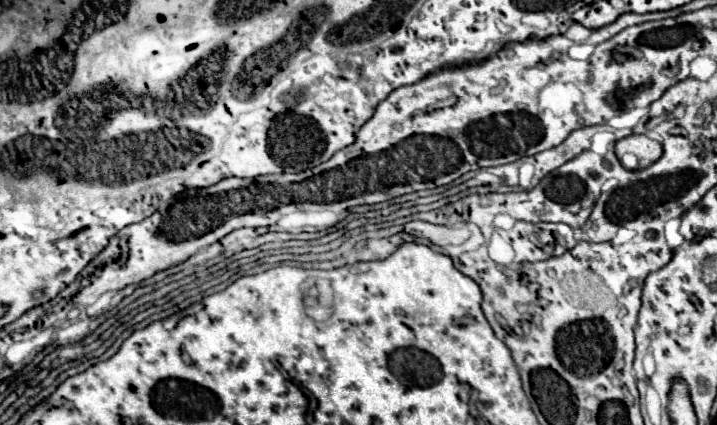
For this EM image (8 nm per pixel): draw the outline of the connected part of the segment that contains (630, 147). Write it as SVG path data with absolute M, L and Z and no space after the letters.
M632 134L628 138L622 138L616 144L618 158L626 152L632 152L638 158L640 168L648 168L650 164L654 164L662 156L662 146L660 146L660 142L656 142L644 134Z

